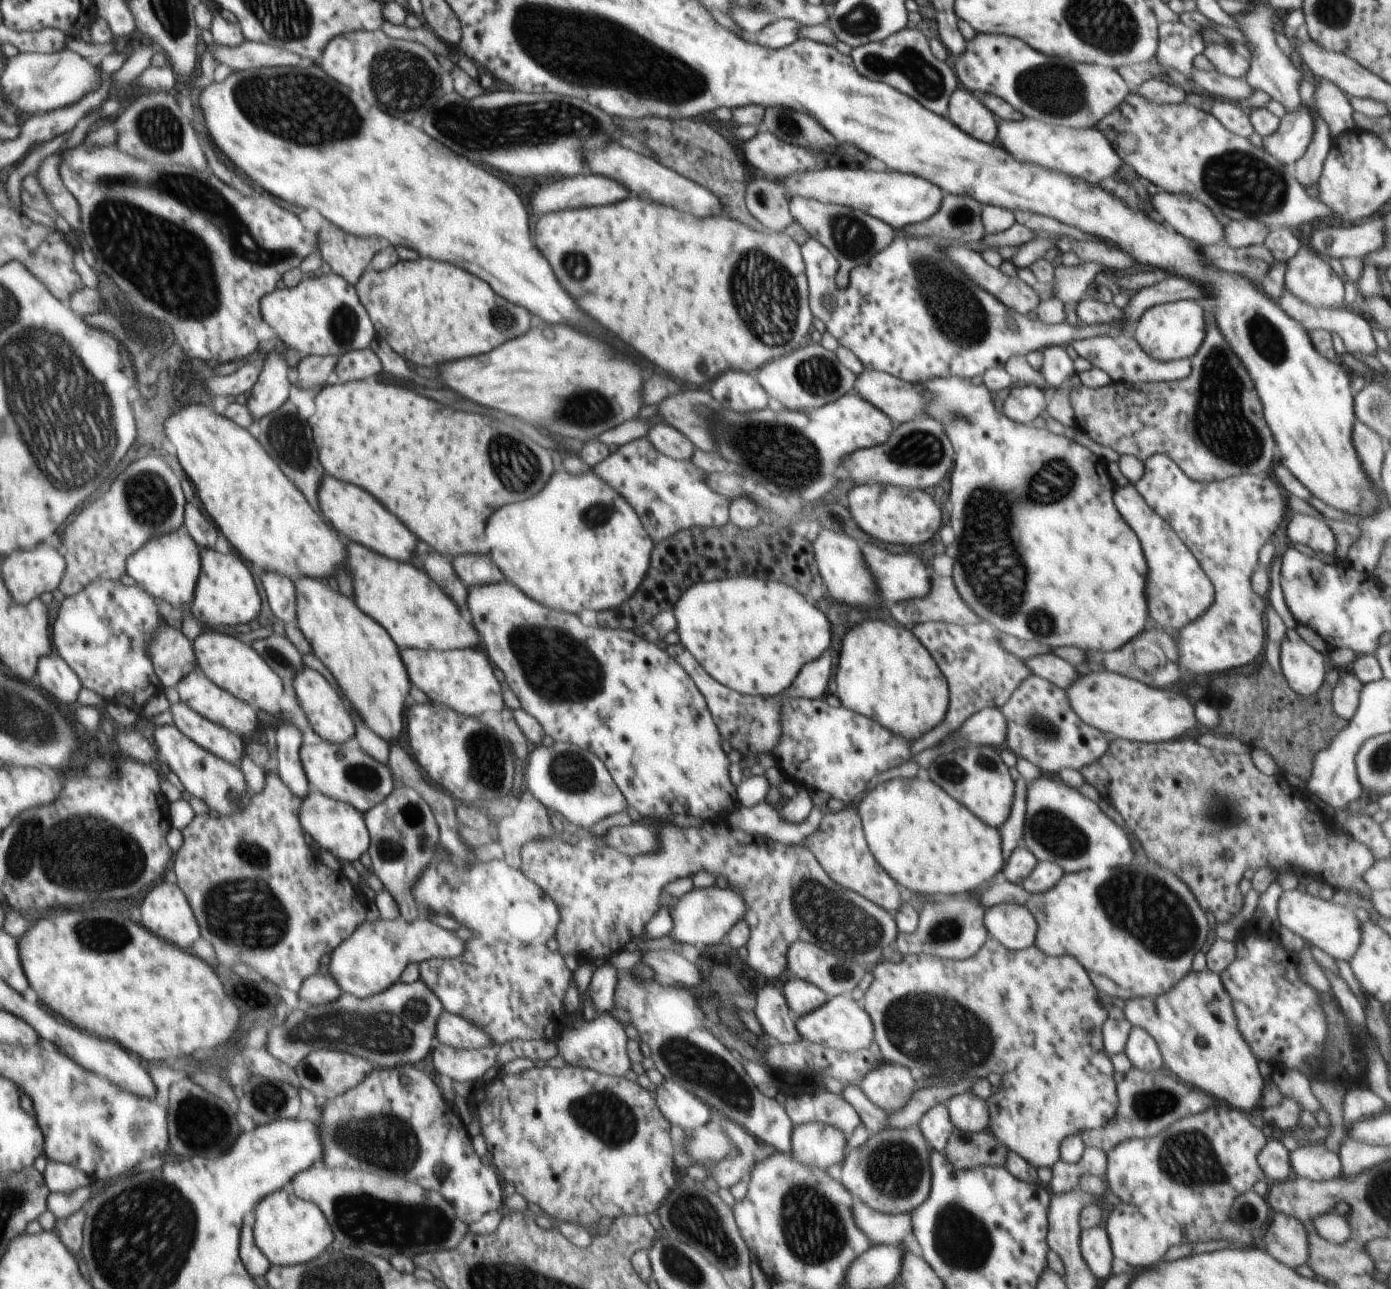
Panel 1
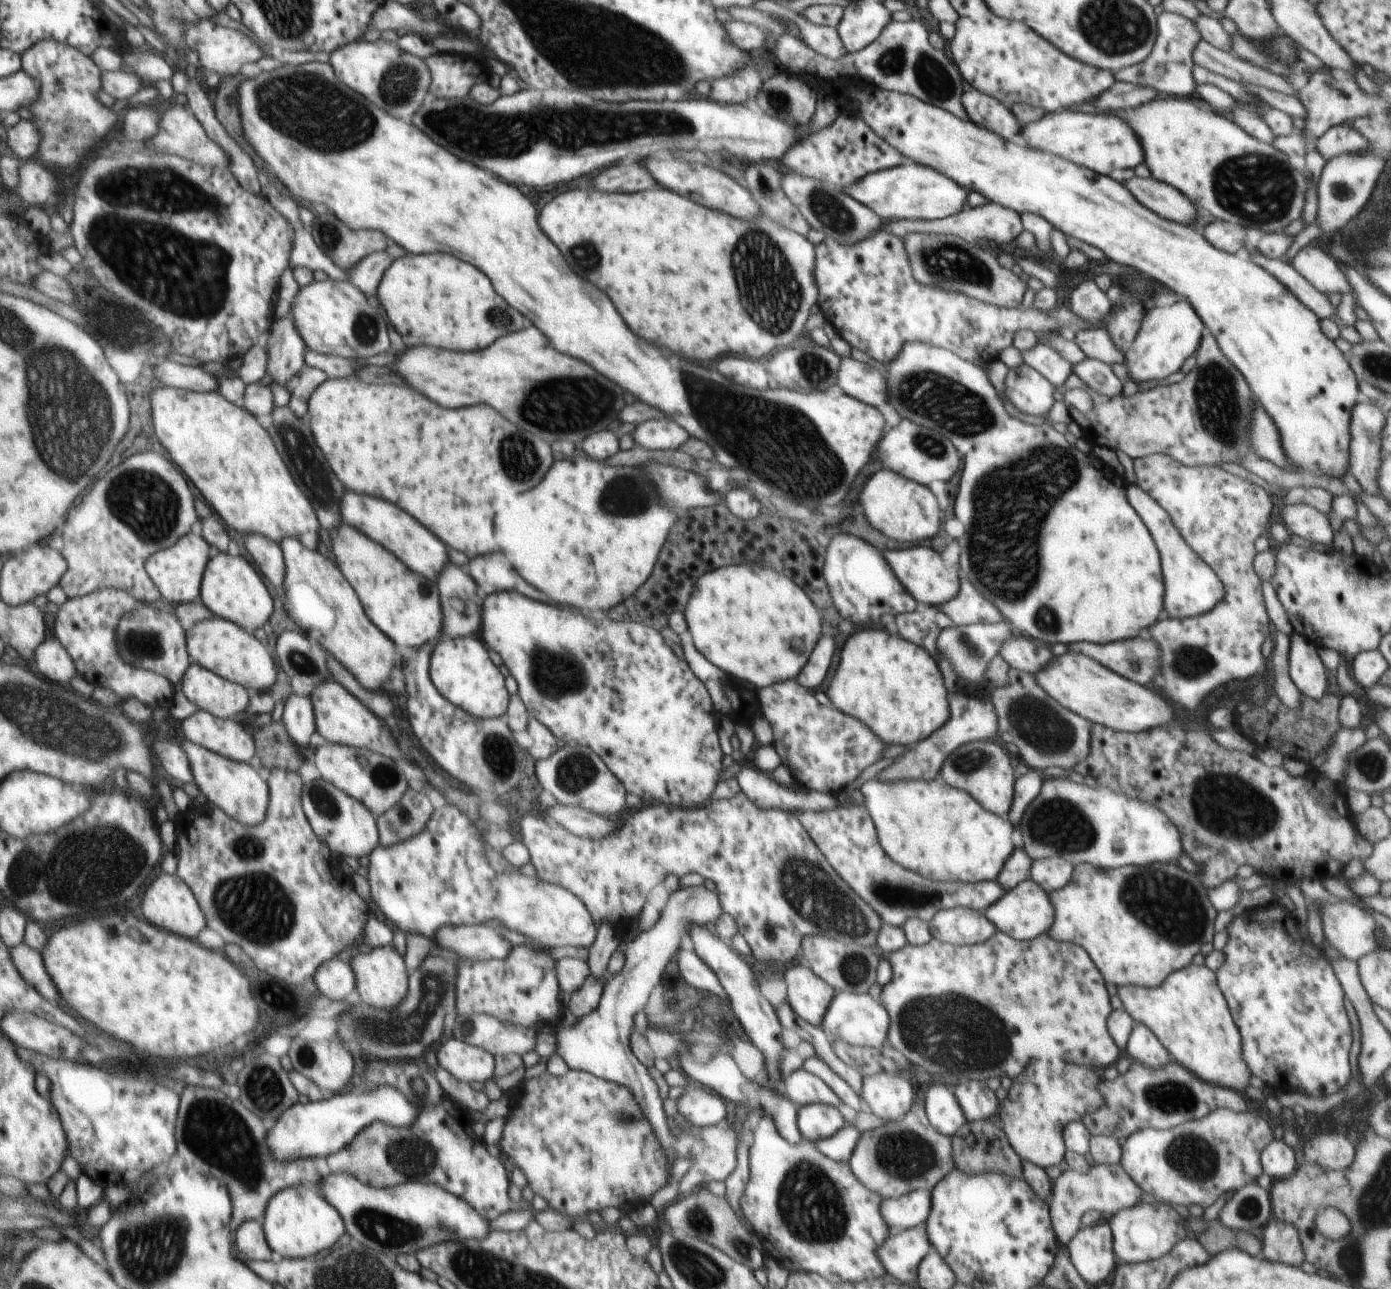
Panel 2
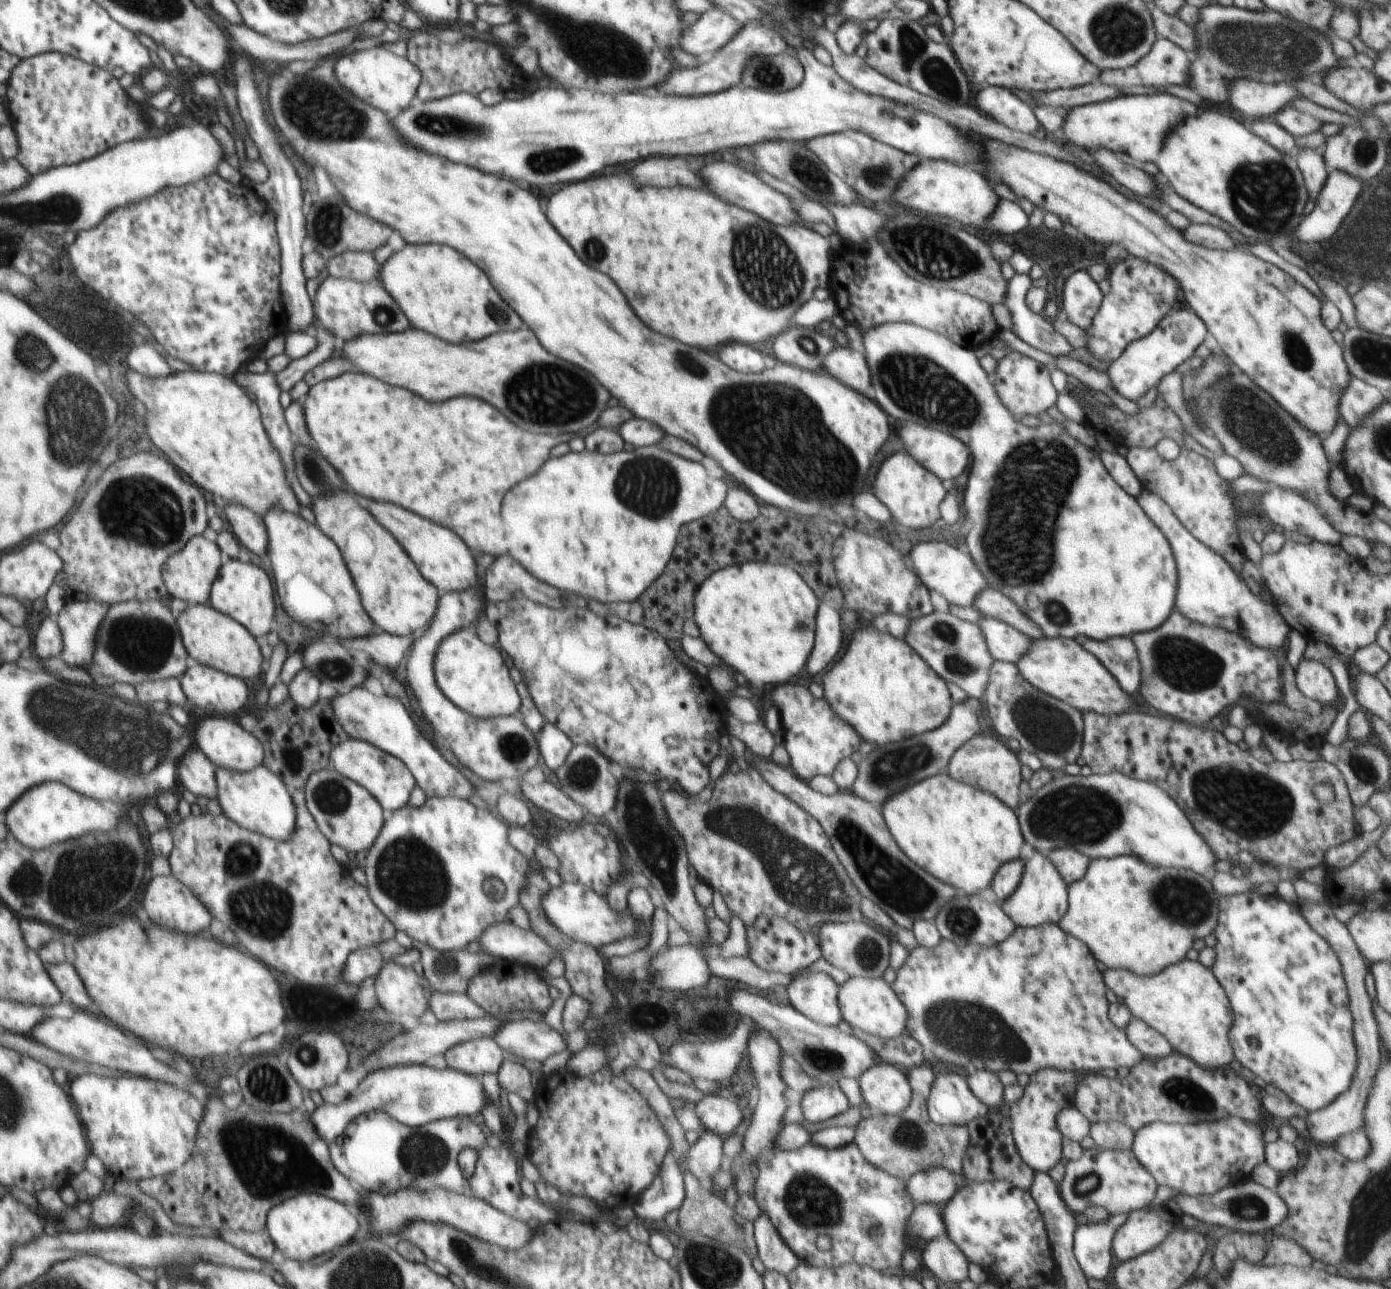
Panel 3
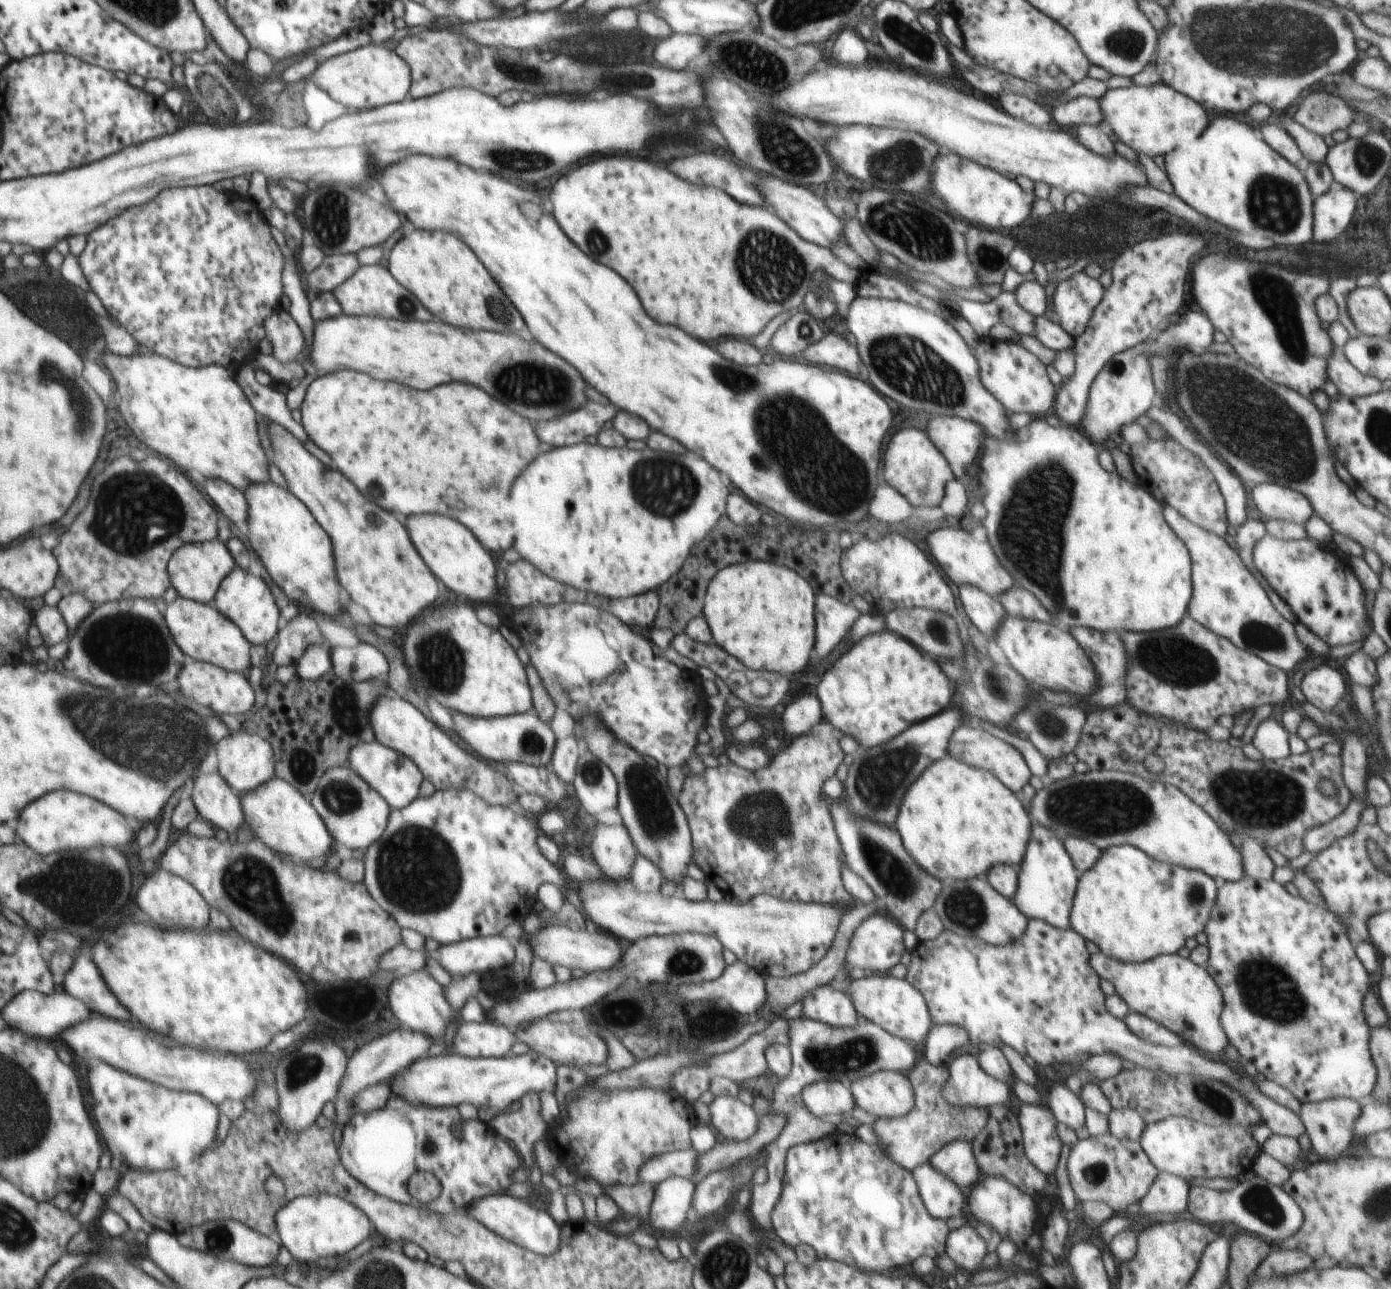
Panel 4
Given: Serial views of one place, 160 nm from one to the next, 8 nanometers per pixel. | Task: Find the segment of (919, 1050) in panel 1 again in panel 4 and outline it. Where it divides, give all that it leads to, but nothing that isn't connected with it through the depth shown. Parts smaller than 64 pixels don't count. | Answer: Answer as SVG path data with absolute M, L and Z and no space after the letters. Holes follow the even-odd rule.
M1028 919L1027 927L1024 931L1024 934L1016 940L1013 940L1011 943L1001 947L992 946L987 942L979 940L979 938L974 937L960 937L956 933L952 933L951 930L944 929L941 932L939 937L935 939L930 939L927 941L919 941L915 950L912 951L910 964L907 966L907 976L905 979L916 987L918 992L922 993L922 996L925 998L926 1004L929 1008L929 1013L931 1016L931 1021L934 1025L945 1025L951 1024L956 1026L961 1026L964 1030L967 1030L968 1038L974 1046L978 1046L981 1052L984 1048L992 1047L1001 1050L1000 1044L1006 1044L1006 1046L1012 1046L1016 1048L1018 1054L1022 1056L1028 1056L1032 1062L1036 1064L1054 1064L1064 1065L1065 1063L1081 1063L1087 1058L1090 1058L1092 1055L1103 1055L1110 1053L1111 1055L1116 1055L1124 1062L1132 1062L1135 1064L1136 1068L1142 1068L1146 1070L1151 1070L1152 1072L1160 1072L1166 1075L1174 1075L1184 1073L1184 1074L1194 1074L1195 1077L1204 1077L1210 1079L1216 1079L1238 1089L1238 1094L1244 1095L1250 1102L1251 1105L1254 1105L1259 1112L1259 1116L1262 1117L1264 1123L1268 1125L1268 1128L1273 1132L1273 1134L1284 1135L1287 1137L1292 1137L1297 1139L1300 1134L1305 1132L1305 1126L1301 1121L1301 1118L1294 1113L1293 1108L1282 1106L1277 1102L1274 1102L1271 1098L1268 1098L1265 1094L1262 1094L1262 1091L1259 1089L1258 1084L1255 1082L1254 1078L1243 1079L1240 1075L1233 1072L1227 1065L1225 1065L1220 1058L1211 1057L1206 1054L1202 1054L1196 1047L1185 1043L1178 1045L1177 1047L1165 1047L1162 1045L1155 1045L1134 1035L1133 1032L1126 1026L1126 1023L1123 1020L1117 1019L1115 1016L1112 1016L1110 1012L1107 1011L1105 1007L1105 994L1101 989L1101 978L1098 976L1098 973L1091 967L1089 963L1089 958L1091 956L1088 954L1086 949L1086 941L1083 936L1080 936L1075 930L1072 930L1072 927L1068 928L1058 928L1057 926L1052 926L1050 923L1044 922L1040 919Z

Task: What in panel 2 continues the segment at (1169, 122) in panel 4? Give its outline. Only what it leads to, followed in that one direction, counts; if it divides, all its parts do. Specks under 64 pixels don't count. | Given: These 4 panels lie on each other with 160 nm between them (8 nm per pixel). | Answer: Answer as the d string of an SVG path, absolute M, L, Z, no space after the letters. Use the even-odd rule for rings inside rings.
M1081 111L1046 113L1038 120L1023 124L1020 138L1030 148L1055 154L1096 174L1110 176L1114 170L1135 168L1144 162L1143 148L1137 135L1116 116L1086 114Z

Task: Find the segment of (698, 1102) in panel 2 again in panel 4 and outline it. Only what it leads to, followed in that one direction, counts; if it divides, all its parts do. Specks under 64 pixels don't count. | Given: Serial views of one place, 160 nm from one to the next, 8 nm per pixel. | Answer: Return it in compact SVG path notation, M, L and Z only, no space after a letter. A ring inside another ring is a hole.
M721 1095L709 1105L708 1121L716 1128L719 1137L728 1141L741 1141L756 1132L760 1116L750 1105L738 1097Z

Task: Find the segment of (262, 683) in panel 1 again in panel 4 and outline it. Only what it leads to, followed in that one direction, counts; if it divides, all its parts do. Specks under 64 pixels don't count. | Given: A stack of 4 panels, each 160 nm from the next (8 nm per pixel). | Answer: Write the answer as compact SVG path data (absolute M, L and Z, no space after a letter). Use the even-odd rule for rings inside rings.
M180 596L171 603L162 603L165 621L173 638L188 657L239 673L245 673L250 668L249 639L242 634L241 627L233 619L226 618L214 604L199 603Z

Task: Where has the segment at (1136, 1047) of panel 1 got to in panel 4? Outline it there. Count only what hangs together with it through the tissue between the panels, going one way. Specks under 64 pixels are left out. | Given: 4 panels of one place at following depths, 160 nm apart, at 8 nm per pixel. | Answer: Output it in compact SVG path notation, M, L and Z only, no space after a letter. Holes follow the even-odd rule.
M1129 1011L1123 1021L1134 1035L1146 1042L1165 1047L1177 1047L1185 1044L1185 1041L1177 1034L1156 1021L1150 1020L1146 1015Z

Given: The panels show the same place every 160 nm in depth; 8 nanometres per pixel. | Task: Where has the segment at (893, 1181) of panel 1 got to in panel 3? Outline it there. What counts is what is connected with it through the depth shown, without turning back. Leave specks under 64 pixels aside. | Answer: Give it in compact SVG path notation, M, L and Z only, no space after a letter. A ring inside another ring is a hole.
M925 1062L906 1072L912 1096L910 1105L904 1113L884 1115L869 1112L868 1115L864 1115L856 1127L853 1142L862 1152L862 1156L872 1166L878 1166L878 1170L888 1172L888 1174L906 1181L920 1170L928 1170L928 1168L936 1168L936 1166L952 1170L952 1174L961 1178L965 1151L970 1144L970 1132L968 1132L966 1124L962 1124L962 1126L940 1126L930 1119L927 1101L932 1082L935 1080L932 1067L930 1063Z

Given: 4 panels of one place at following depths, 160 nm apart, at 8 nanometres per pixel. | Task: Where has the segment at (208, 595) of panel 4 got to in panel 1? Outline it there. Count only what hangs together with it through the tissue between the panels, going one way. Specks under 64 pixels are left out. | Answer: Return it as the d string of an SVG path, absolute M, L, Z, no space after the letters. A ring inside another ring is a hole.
M185 528L152 537L142 548L126 558L126 574L135 580L153 598L160 598L170 606L182 608L196 596L197 580L200 576L198 548Z

